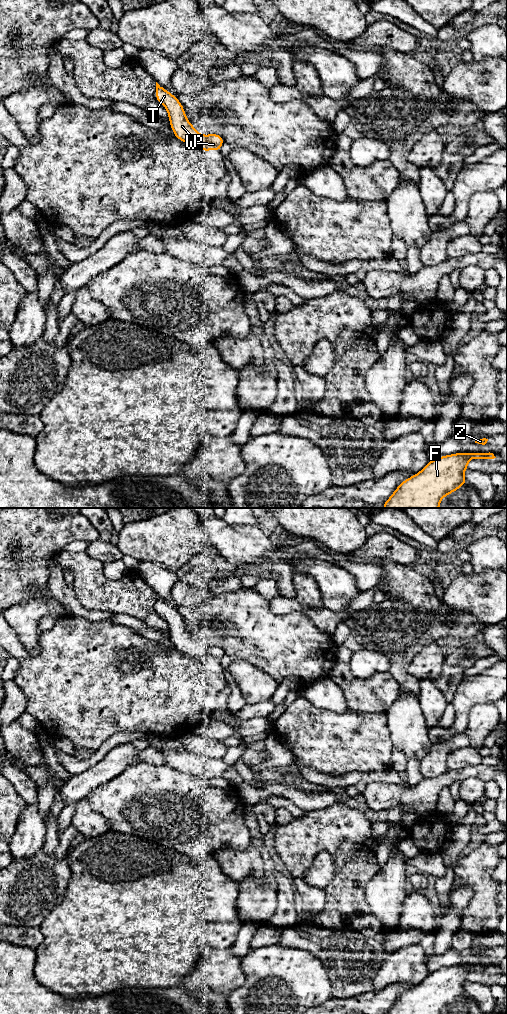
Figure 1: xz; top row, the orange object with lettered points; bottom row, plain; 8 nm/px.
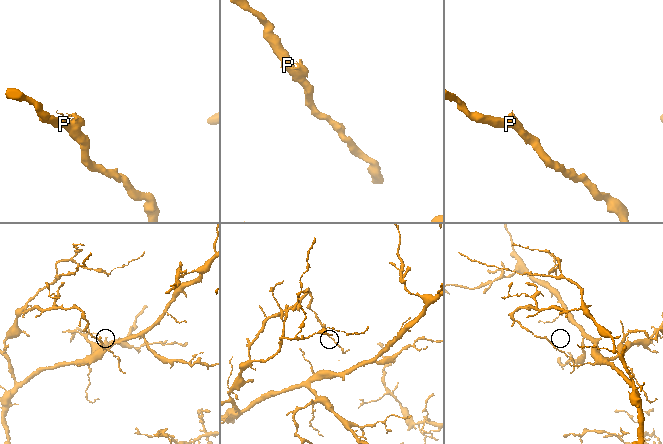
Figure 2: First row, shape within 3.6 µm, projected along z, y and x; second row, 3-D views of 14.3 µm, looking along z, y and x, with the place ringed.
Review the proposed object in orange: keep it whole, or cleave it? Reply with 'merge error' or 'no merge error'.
no merge error

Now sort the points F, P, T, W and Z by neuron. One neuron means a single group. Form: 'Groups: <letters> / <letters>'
Groups: F P T W Z

